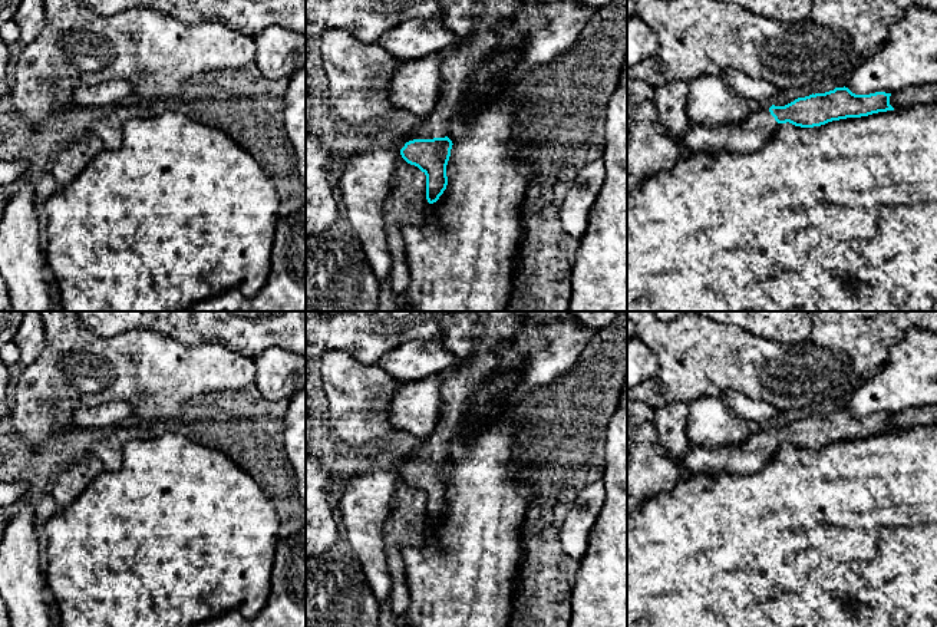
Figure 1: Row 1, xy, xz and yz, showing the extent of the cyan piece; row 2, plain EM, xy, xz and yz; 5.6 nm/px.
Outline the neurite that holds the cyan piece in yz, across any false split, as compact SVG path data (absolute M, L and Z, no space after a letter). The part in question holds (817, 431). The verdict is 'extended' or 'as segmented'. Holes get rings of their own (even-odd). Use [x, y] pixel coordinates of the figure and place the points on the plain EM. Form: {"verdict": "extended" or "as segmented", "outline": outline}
{"verdict": "extended", "outline": "M835 409L825 415L798 419L785 428L772 426L758 430L735 446L705 448L690 445L689 453L679 463L682 471L726 471L733 475L749 475L762 471L781 445L801 449L821 448L832 442L861 439L894 432L891 415L875 413L855 416L848 409Z"}

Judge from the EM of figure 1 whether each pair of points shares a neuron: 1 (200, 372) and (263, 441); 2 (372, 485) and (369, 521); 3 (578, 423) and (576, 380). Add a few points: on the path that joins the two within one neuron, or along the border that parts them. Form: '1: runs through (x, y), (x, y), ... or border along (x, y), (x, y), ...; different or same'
1: runs through (224, 372), (231, 372), (250, 390), (257, 416); same
2: runs through (372, 494), (369, 497), (369, 512); same
3: runs through (576, 413), (576, 390); same

